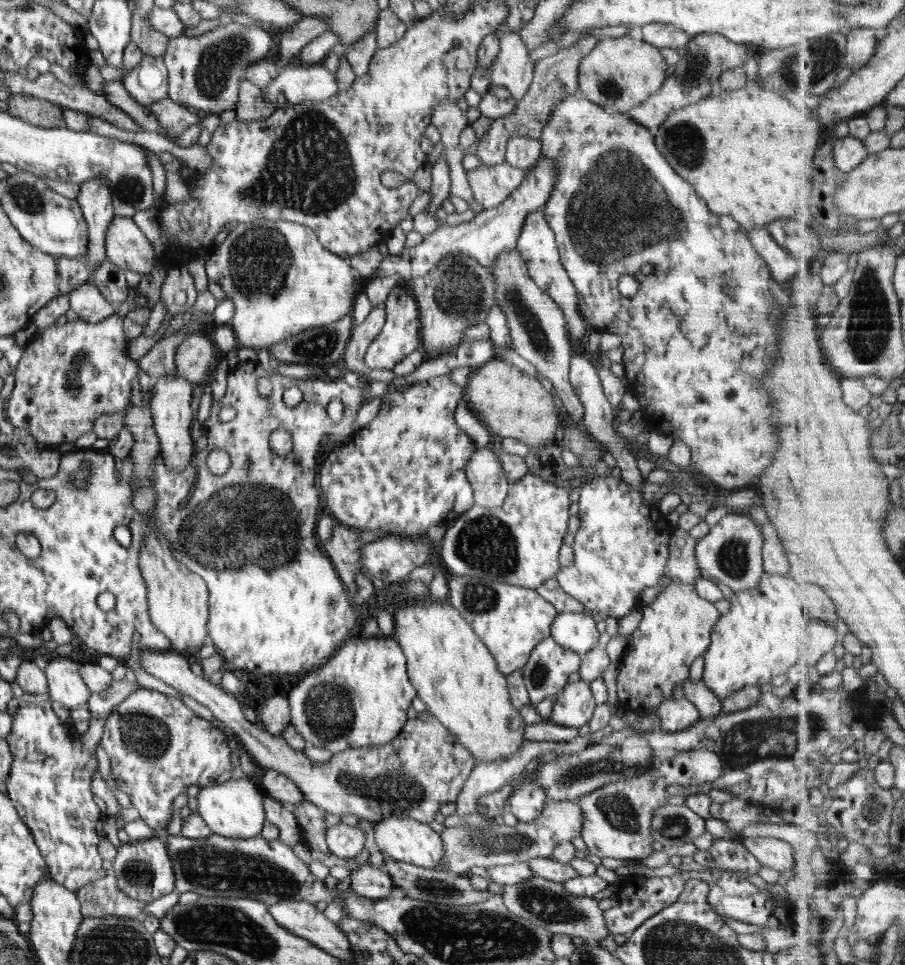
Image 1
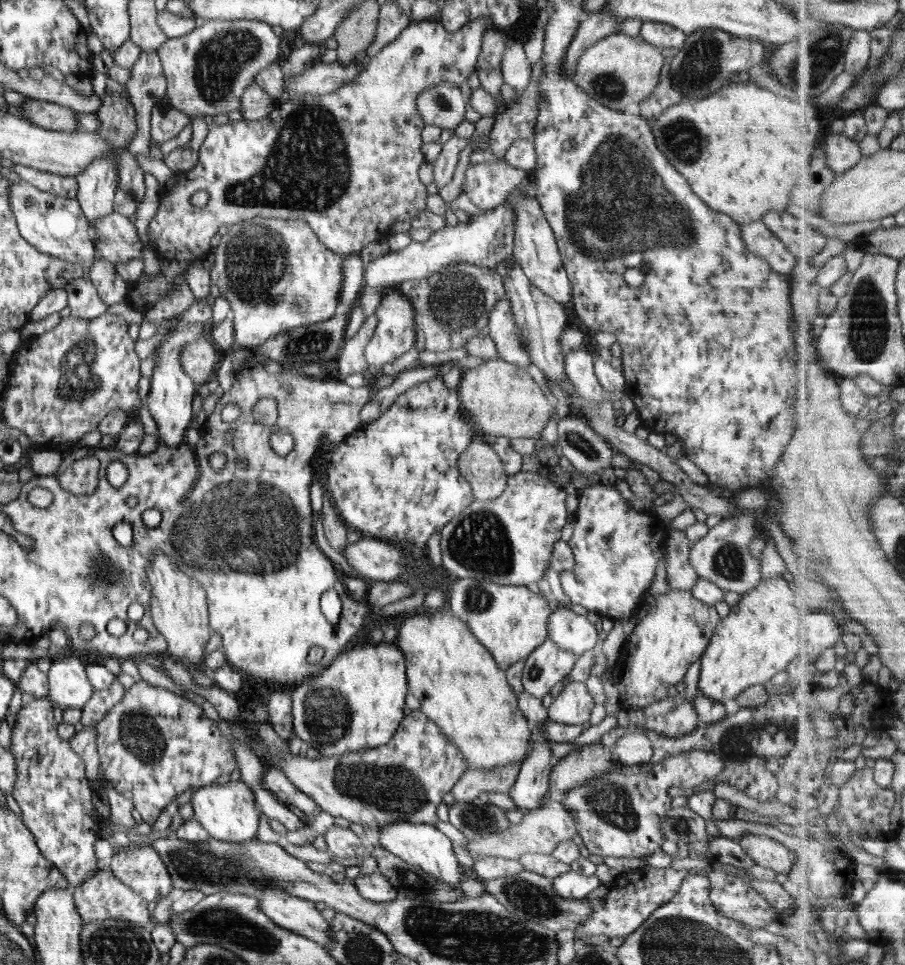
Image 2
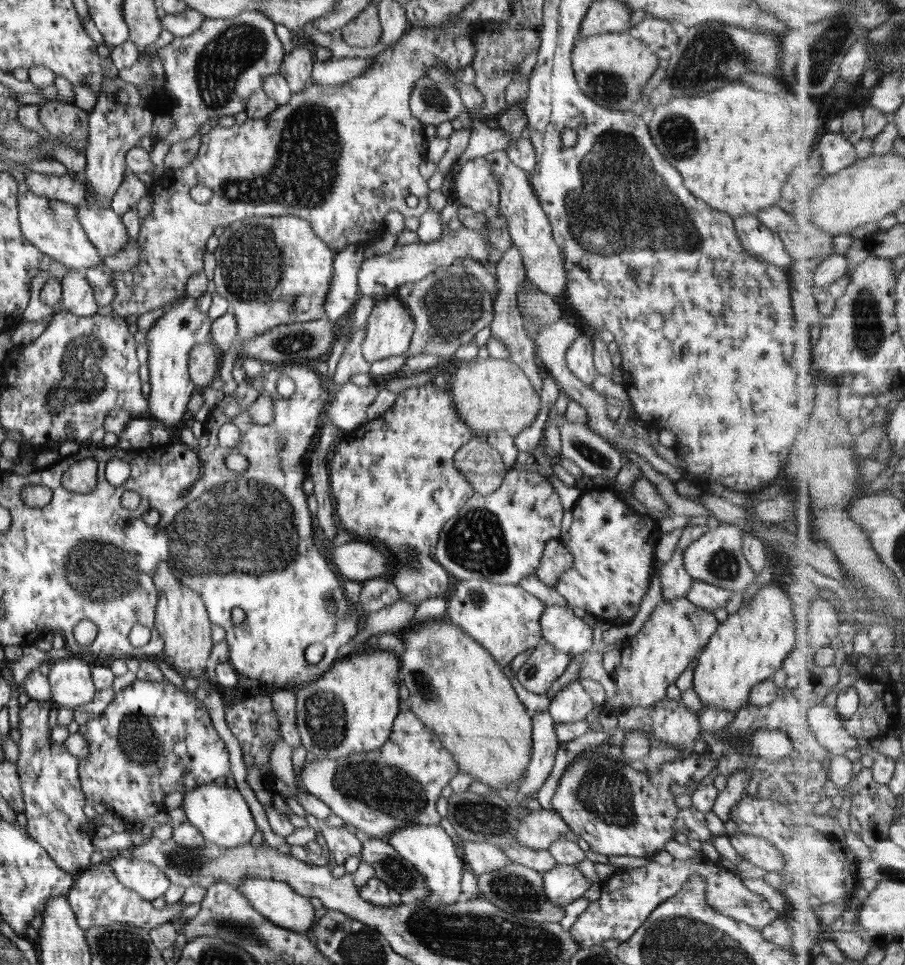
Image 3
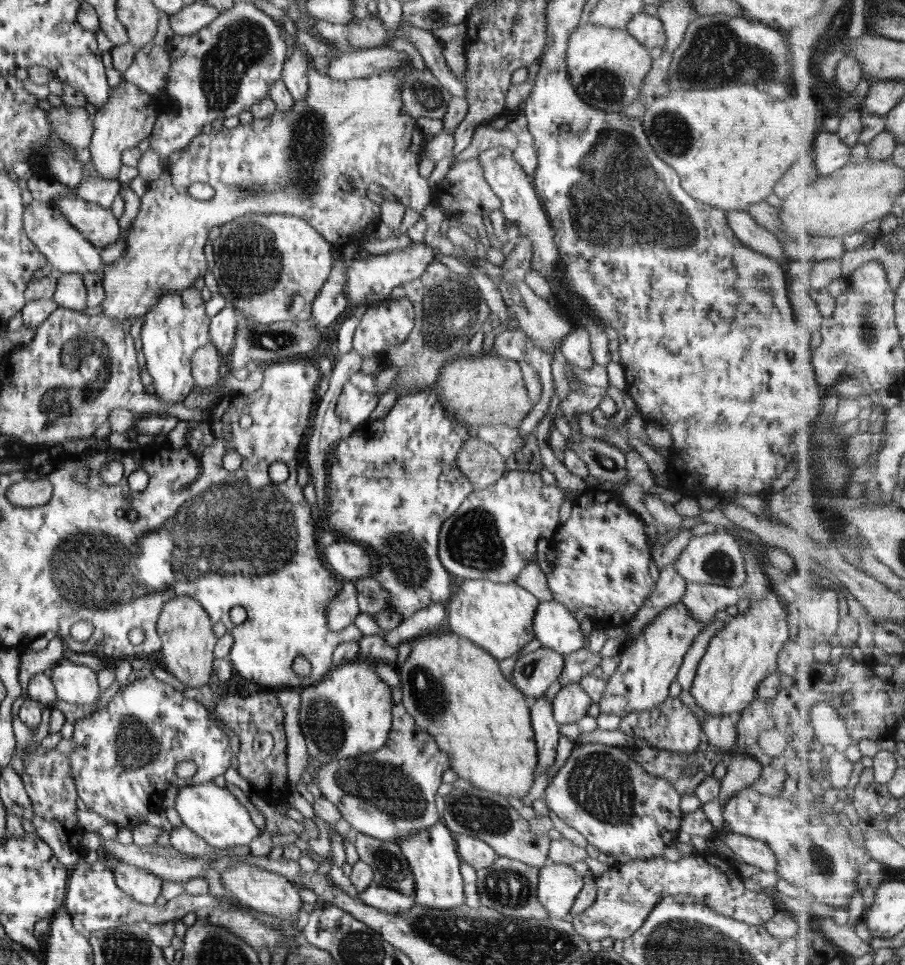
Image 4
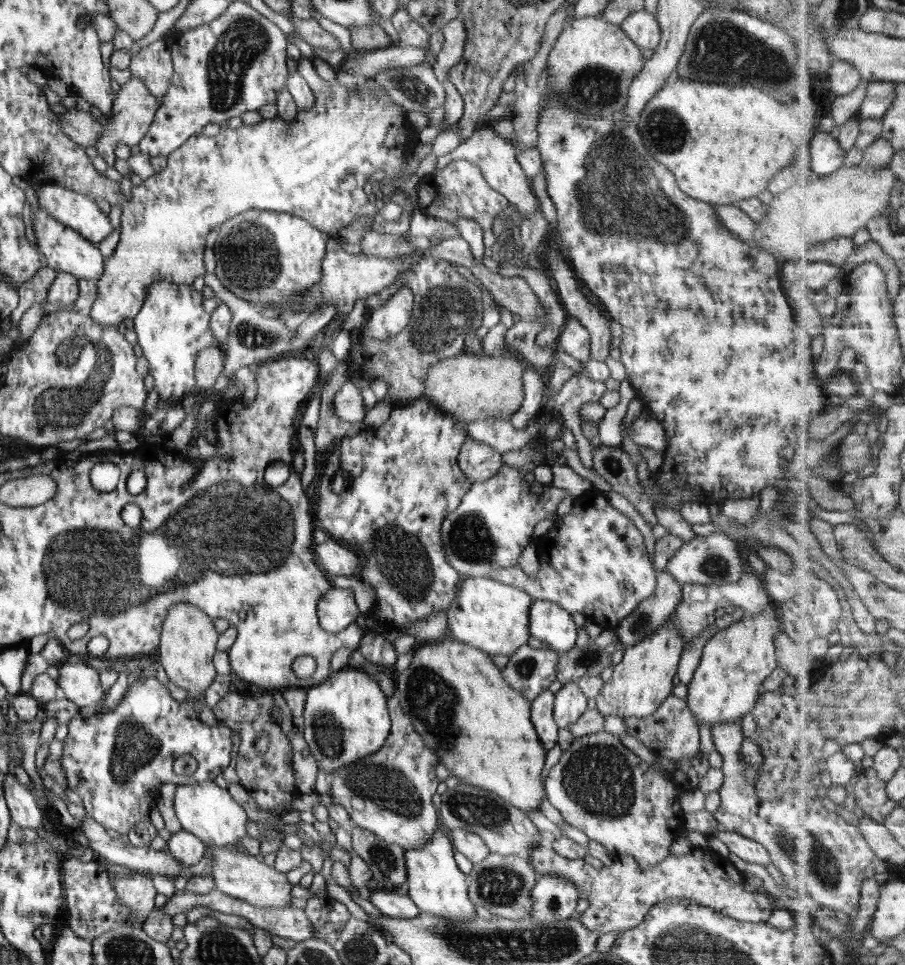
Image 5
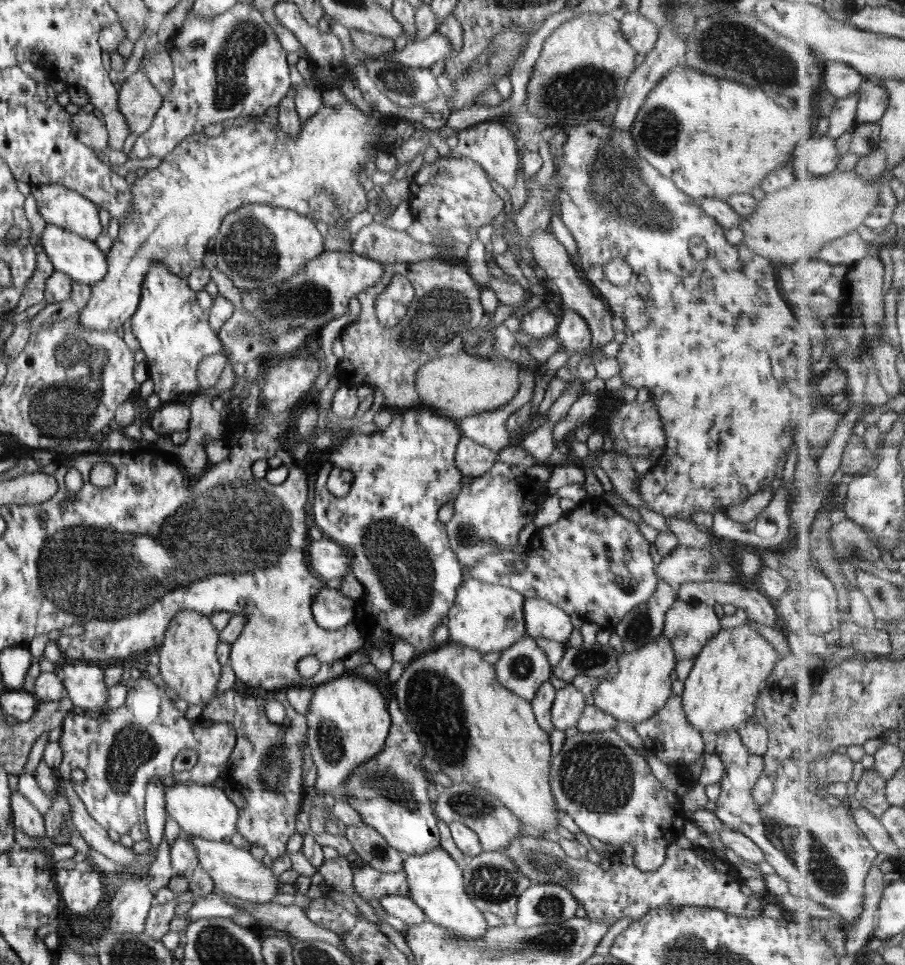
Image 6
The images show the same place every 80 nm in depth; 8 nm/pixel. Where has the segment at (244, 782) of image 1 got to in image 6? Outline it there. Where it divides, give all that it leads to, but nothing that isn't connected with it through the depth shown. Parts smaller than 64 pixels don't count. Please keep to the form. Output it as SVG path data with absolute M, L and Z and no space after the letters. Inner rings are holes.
M174 781L174 784L165 790L166 811L176 821L182 832L192 837L200 837L209 841L222 842L229 840L236 833L236 825L240 810L224 793L224 789L215 787L214 784L196 784L192 781Z

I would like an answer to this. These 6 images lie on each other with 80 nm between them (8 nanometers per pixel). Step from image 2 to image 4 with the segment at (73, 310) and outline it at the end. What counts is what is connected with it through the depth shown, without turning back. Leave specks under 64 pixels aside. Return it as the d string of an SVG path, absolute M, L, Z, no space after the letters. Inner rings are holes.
M74 273L57 274L53 301L56 302L58 307L84 312L85 300L83 275Z

